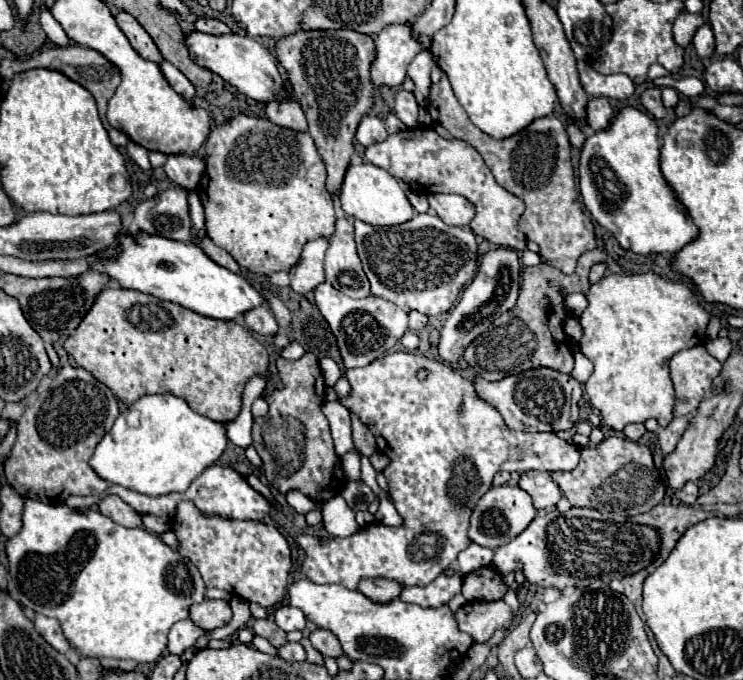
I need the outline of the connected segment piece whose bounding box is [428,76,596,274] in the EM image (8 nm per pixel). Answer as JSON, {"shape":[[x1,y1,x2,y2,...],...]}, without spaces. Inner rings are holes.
{"shape":[[442,76,438,84,430,86,428,112,432,120,440,122,454,138,472,144,484,158,486,166,492,170,496,182,508,192,512,192,514,196,524,200,526,210,520,218,520,230,526,234,528,240,540,246,538,254,542,262,552,264,564,274,572,274,580,254,596,248,596,238,594,238,594,224,582,212,582,206,578,202,570,142,568,142,564,122,558,120,556,116,544,116,534,120,526,130,504,140,496,140,484,134,482,130,478,130,470,122,466,110,458,104,446,76]]}

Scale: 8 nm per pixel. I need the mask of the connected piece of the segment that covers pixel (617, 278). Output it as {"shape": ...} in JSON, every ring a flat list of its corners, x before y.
{"shape":[[606,274,600,282,596,282,596,284,590,286,586,298,588,298,588,308,586,308,586,310,582,312,582,316,580,316,580,324,582,324,582,328,584,328,584,336,582,336,582,340,580,340,580,350,582,350,582,352,592,360,592,364,594,364,594,372,592,372,592,376,588,378,586,386,584,386,584,388,586,388,586,394,588,394,588,398,590,398,590,402,592,402,592,406,600,410,600,416,602,416,604,424,610,426,612,430,622,430,622,428,624,428,626,424,630,424,630,422,646,422,648,418,656,418,660,426,666,426,666,424,674,418,674,416,672,416,672,408,674,408,674,388,672,388,672,380,670,380,670,374,668,374,668,360,670,360,678,350,692,348,692,346,696,346,698,342,700,342,700,344,706,342,704,332,706,332,706,326,708,326,708,320,710,320,708,314,706,314,706,310,696,302,694,292,692,292,686,284,682,284,682,282,670,282,670,280,664,280,664,278,656,276,656,274,634,274,634,276]]}

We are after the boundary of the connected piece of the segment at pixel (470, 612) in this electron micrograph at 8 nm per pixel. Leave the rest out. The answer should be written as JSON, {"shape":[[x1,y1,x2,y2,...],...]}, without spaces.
{"shape":[[504,600,466,602,456,612,456,620,460,630,474,636,474,642,486,642,492,638,496,628,510,628,512,610]]}

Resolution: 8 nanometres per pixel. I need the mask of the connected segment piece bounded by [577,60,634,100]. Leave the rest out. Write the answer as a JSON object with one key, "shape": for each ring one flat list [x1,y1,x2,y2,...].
{"shape":[[577,61,580,82,588,96,606,96,616,100,626,100,634,94,634,82,630,76,624,74,610,74,604,76,596,72,587,61]]}

